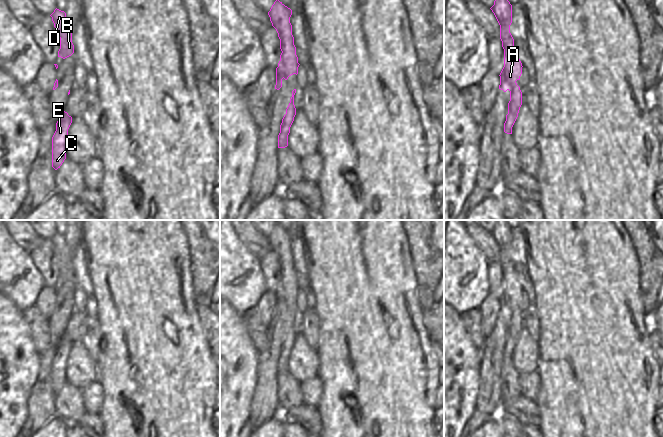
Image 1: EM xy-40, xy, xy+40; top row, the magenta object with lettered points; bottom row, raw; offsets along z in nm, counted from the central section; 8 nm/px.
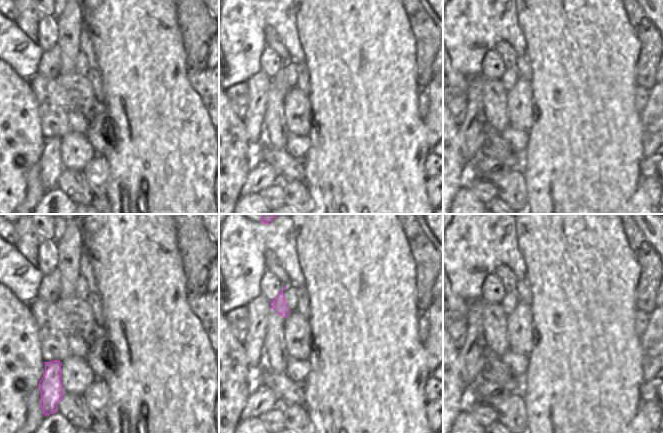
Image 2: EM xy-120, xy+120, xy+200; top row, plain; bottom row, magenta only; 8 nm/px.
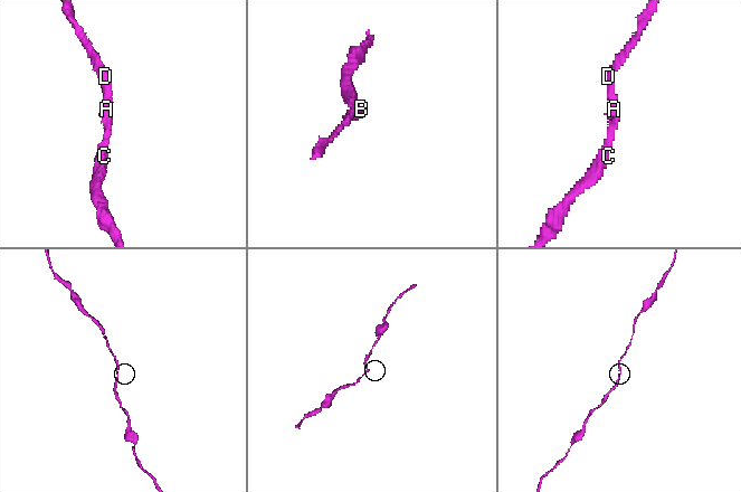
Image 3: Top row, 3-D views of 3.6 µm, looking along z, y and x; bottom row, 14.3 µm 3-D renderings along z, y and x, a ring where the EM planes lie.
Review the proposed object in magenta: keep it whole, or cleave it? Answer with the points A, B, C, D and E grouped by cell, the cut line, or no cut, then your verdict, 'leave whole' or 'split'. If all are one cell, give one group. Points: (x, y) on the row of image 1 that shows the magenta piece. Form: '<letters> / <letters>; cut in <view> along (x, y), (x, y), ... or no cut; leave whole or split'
A B C D E; no cut; leave whole

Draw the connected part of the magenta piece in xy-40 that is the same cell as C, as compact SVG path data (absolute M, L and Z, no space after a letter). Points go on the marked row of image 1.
M63 110L56 123L56 131L52 137L52 167L55 170L60 168L66 159L66 139L71 123L72 117Z

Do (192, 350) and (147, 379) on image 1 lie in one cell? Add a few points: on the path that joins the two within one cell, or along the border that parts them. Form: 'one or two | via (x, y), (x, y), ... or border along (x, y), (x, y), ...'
one | via (181, 356), (163, 363), (158, 368)

